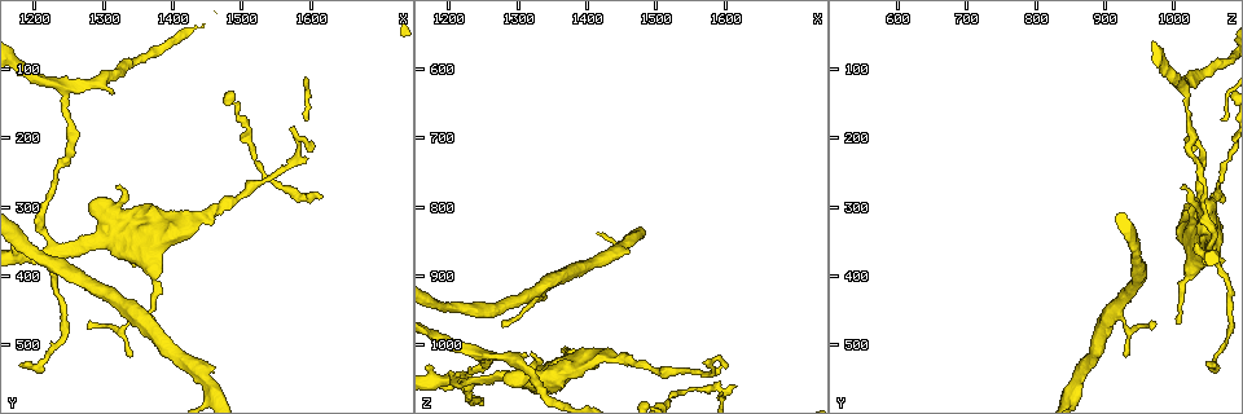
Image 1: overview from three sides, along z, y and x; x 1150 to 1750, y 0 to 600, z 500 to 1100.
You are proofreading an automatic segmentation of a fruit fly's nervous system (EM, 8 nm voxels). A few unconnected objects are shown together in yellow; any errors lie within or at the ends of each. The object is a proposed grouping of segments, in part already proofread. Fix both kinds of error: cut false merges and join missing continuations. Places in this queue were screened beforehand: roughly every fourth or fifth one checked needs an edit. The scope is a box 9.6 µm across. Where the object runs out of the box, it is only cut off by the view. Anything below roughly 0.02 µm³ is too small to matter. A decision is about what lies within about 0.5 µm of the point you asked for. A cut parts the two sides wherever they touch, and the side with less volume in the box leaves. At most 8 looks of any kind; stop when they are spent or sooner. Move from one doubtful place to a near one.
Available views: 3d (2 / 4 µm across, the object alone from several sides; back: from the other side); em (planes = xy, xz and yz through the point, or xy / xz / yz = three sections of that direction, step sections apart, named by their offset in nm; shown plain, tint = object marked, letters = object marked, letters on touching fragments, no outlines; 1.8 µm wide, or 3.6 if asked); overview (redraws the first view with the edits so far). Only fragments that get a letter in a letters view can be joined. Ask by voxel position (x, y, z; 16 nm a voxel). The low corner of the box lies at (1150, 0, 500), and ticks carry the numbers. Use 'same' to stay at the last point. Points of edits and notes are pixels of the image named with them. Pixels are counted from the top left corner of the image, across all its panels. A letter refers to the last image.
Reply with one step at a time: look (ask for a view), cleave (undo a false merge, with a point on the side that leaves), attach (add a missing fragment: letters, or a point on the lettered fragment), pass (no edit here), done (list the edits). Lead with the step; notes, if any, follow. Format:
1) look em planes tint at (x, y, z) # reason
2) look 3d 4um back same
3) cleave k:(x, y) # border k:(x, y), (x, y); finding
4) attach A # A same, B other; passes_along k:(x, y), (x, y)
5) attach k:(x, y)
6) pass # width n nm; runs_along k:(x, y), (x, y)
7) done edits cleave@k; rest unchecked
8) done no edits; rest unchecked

look 3d 2um at (1615, 290, 1060) # tapers out

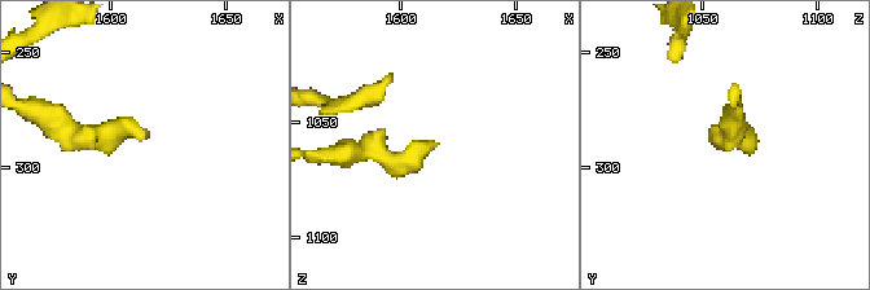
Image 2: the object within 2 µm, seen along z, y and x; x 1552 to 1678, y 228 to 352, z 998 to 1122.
look em planes letters at (1612, 287, 1059) # now the EM

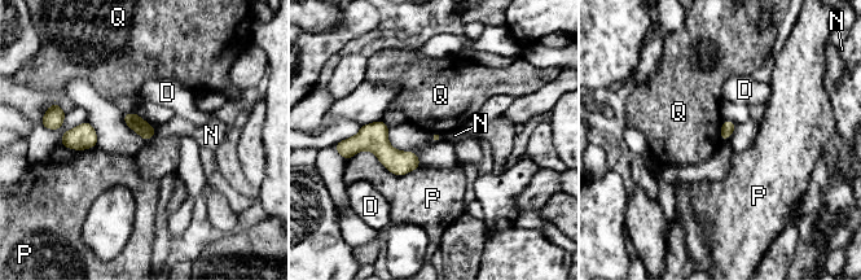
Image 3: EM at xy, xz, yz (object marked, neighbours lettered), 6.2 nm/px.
pass # D other, N other, P other, Q other; border 3:(723, 121), (720, 140); no lettered fragment goes on from it

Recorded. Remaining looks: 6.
look em yz step 16 letters at (1320, 275, 1010) # an open end

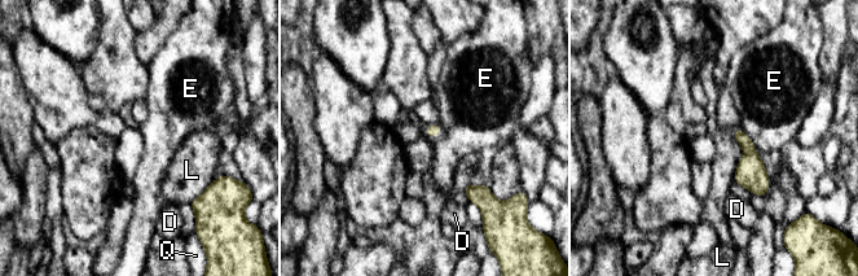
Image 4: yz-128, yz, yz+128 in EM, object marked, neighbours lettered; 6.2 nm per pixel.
look em planes letters same # cut it another way

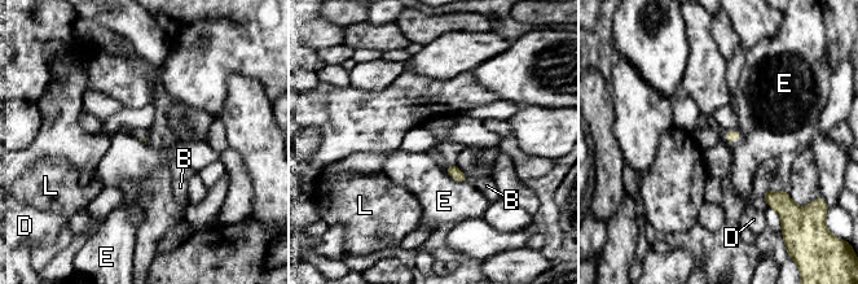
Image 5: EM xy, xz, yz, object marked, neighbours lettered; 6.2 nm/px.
pass # B other, D other, E other, L other; border 5:(444, 170), (452, 178), (467, 182); none of them fits

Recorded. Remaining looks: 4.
look em planes tint at (1240, 135, 1020) # thick turns thin

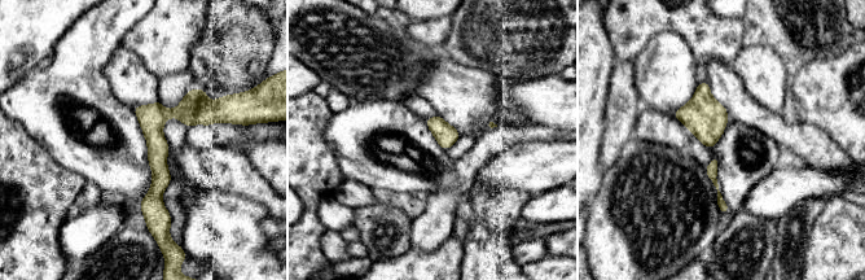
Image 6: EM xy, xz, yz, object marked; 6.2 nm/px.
look em planes letters same # see the neighbours

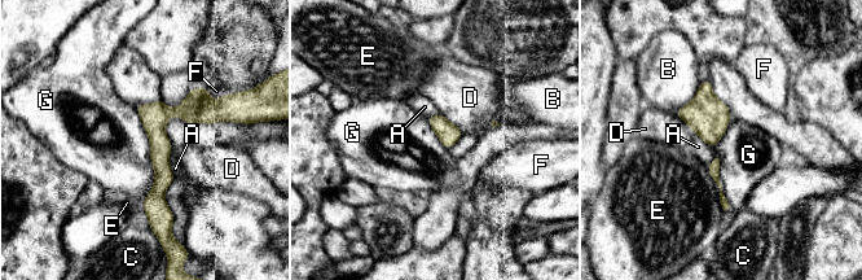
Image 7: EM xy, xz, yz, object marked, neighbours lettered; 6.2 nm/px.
pass # A other, B other, C other, D other, E other, F other, G other; border 7:(133, 106), (154, 171), (143, 201); continuous, no second neuron

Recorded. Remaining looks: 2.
done no edits; rest unchecked

